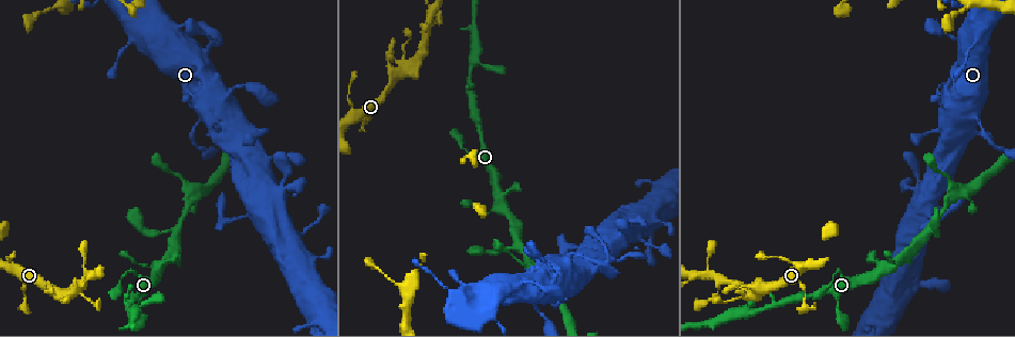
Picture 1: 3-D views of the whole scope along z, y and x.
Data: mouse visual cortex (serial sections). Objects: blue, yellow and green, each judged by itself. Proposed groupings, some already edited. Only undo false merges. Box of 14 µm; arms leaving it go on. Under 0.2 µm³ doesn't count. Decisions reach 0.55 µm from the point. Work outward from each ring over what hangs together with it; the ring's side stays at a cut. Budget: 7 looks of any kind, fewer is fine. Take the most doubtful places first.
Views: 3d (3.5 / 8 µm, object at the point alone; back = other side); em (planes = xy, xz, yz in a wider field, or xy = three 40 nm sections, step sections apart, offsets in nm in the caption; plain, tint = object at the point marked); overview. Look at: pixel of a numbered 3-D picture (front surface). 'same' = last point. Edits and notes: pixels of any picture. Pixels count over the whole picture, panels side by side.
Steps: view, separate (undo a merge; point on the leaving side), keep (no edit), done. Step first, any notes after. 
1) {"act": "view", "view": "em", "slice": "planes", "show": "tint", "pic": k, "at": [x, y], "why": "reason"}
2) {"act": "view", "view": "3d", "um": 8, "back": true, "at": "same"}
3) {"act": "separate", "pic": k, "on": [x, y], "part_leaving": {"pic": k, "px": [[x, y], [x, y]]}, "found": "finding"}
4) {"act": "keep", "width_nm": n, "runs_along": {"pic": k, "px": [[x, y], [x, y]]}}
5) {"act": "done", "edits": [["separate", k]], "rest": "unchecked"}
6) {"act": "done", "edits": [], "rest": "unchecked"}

{"act": "view", "view": "3d", "um": 3.5, "pic": 1, "at": [971, 98], "why": "sharp bend"}

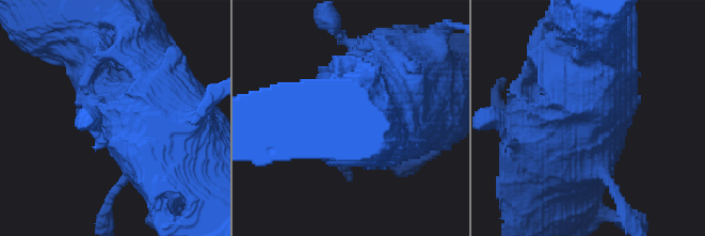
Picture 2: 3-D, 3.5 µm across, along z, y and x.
{"act": "view", "view": "em", "slice": "xy", "step": 1, "show": "tint", "at": "same"}

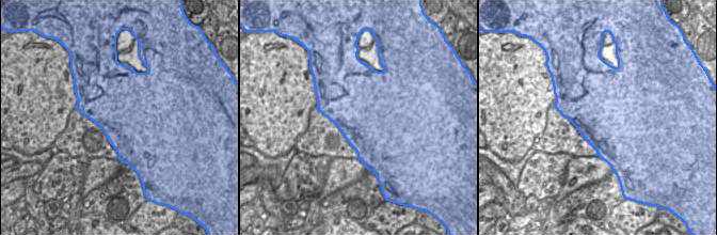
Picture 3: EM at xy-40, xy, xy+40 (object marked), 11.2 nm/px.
{"act": "view", "view": "em", "slice": "xy", "step": 2, "show": "tint", "at": "same", "why": "cut it another way"}

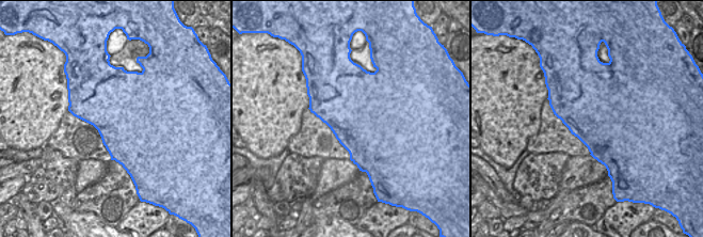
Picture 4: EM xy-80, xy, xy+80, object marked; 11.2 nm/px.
{"act": "keep", "runs_along": {"pic": 2, "px": [[114, 100], [157, 120], [215, 178]]}, "found": "one cell here"}

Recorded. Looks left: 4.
{"act": "view", "view": "3d", "um": 8, "pic": 1, "at": [89, 276], "why": "three arms meet"}

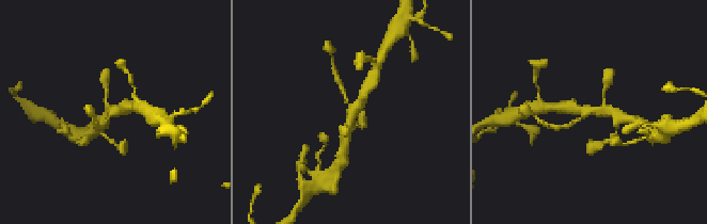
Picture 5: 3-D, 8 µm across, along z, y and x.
{"act": "view", "view": "em", "slice": "xy", "step": 2, "show": "tint", "pic": 5, "at": [355, 112], "arms": 3, "arm_widths_nm": [150, 250, 300]}

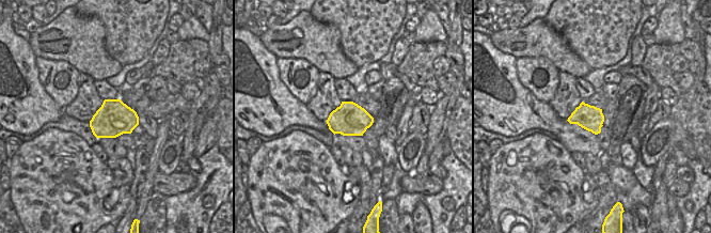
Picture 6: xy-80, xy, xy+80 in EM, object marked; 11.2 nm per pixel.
{"act": "keep", "runs_along": {"pic": 5, "px": [[346, 138], [355, 108], [370, 93]]}, "found": "all the same cell"}

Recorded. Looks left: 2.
{"act": "done", "edits": [], "rest": "unchecked"}

